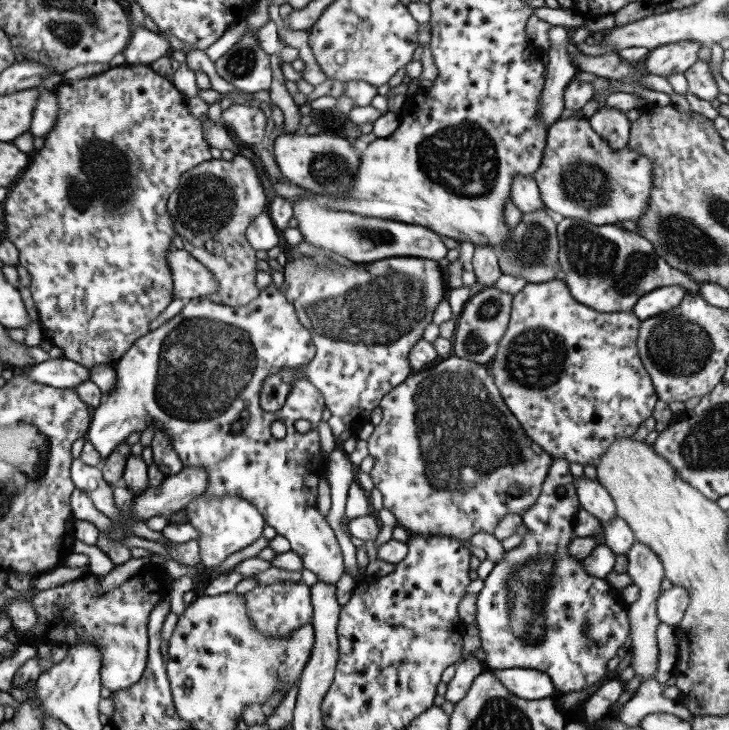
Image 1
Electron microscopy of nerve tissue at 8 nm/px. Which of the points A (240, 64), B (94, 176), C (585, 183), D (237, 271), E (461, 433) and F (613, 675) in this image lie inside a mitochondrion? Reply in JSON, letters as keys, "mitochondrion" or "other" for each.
{"A":"mitochondrion","B":"mitochondrion","C":"mitochondrion","D":"other","E":"mitochondrion","F":"other"}

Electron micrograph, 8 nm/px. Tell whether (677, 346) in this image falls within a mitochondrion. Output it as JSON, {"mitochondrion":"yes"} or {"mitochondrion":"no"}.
{"mitochondrion":"yes"}

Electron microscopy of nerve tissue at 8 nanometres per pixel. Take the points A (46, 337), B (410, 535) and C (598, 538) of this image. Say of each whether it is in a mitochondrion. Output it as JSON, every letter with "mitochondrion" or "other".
{"A":"other","B":"other","C":"other"}

